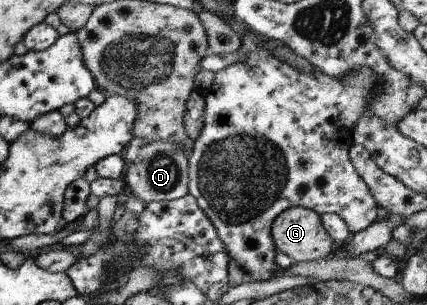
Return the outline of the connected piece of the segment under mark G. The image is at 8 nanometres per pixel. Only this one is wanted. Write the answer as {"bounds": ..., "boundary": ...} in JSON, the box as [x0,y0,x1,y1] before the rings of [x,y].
{"bounds":[270,208,333,262],"boundary":[[[309,208],[286,209],[275,218],[270,230],[277,251],[288,255],[294,262],[319,261],[333,251],[333,239],[323,227],[320,215]]]}

